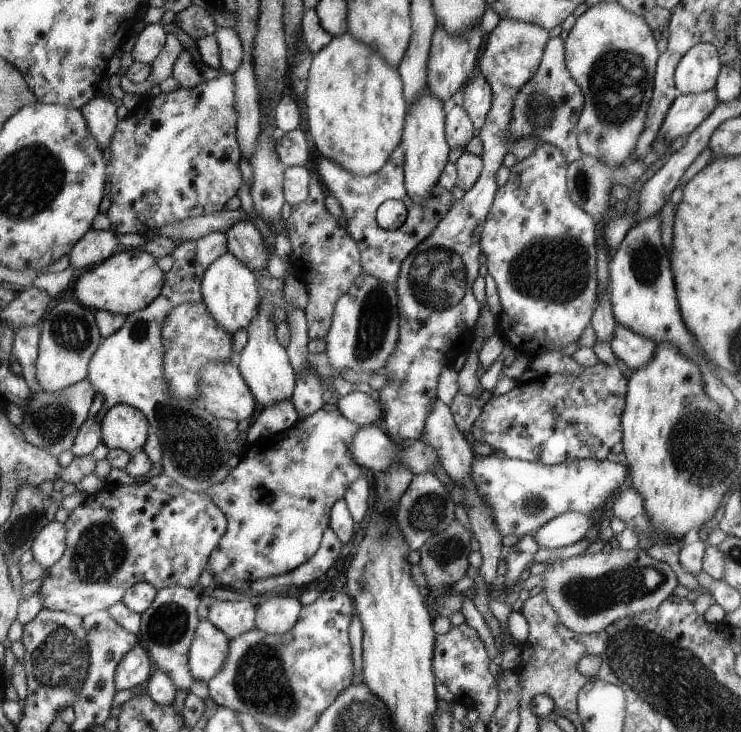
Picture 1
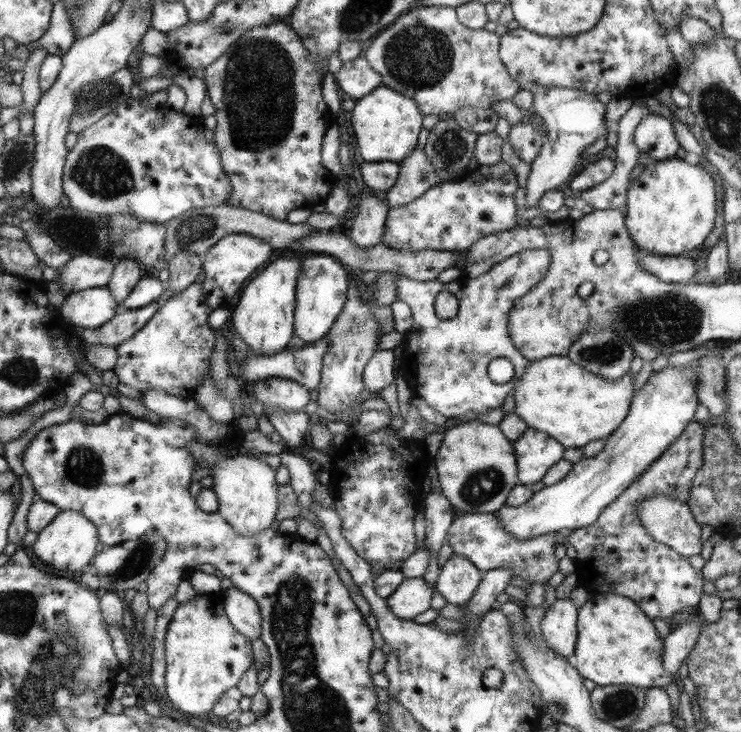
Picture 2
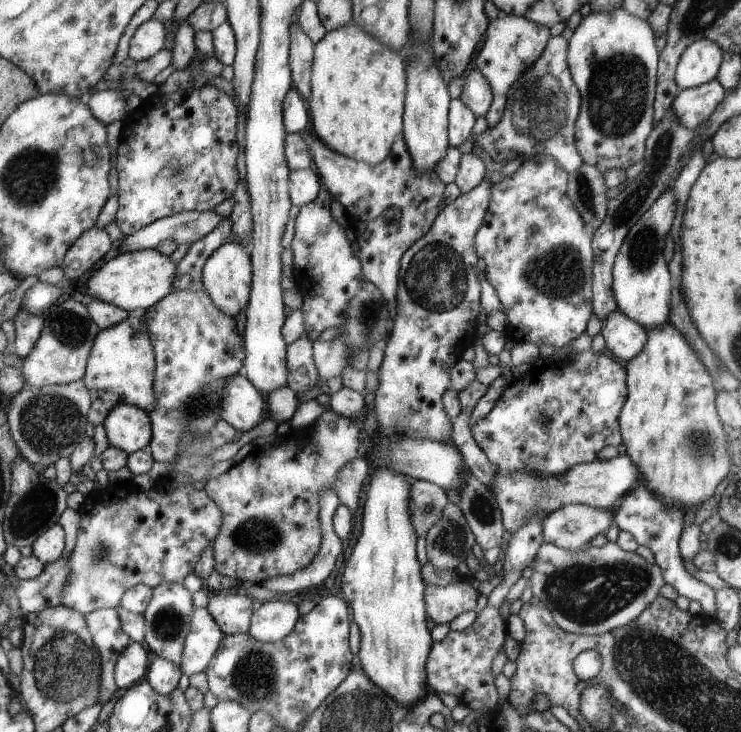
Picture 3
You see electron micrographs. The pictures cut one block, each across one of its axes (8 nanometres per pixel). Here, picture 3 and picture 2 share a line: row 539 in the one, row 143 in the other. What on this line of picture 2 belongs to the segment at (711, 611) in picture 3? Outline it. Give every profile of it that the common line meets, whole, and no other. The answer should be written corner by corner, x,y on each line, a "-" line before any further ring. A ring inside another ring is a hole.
648,114
634,131
634,142
639,154
648,154
651,161
676,157
680,148
673,123
660,115

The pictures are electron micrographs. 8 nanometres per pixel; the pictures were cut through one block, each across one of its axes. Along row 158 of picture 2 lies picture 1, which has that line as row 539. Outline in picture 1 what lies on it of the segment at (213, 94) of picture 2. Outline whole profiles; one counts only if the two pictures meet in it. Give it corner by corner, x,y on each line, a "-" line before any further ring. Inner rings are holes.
326,403
312,415
299,419
285,434
262,437
246,445
238,465
223,481
208,489
208,494
228,517
228,530
208,562
213,582
230,589
232,584
241,581
247,587
255,580
292,572
316,554
329,526
332,508
343,498
350,484
366,474
352,456
352,444
358,431
358,424
348,420
337,404

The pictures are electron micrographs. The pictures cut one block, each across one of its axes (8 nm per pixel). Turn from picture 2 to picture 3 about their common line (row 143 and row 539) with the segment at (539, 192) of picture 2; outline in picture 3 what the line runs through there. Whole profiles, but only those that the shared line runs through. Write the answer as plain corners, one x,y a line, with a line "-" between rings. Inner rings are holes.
581,504
562,506
543,520
543,542
566,550
581,550
598,534
606,534
614,523
612,511

